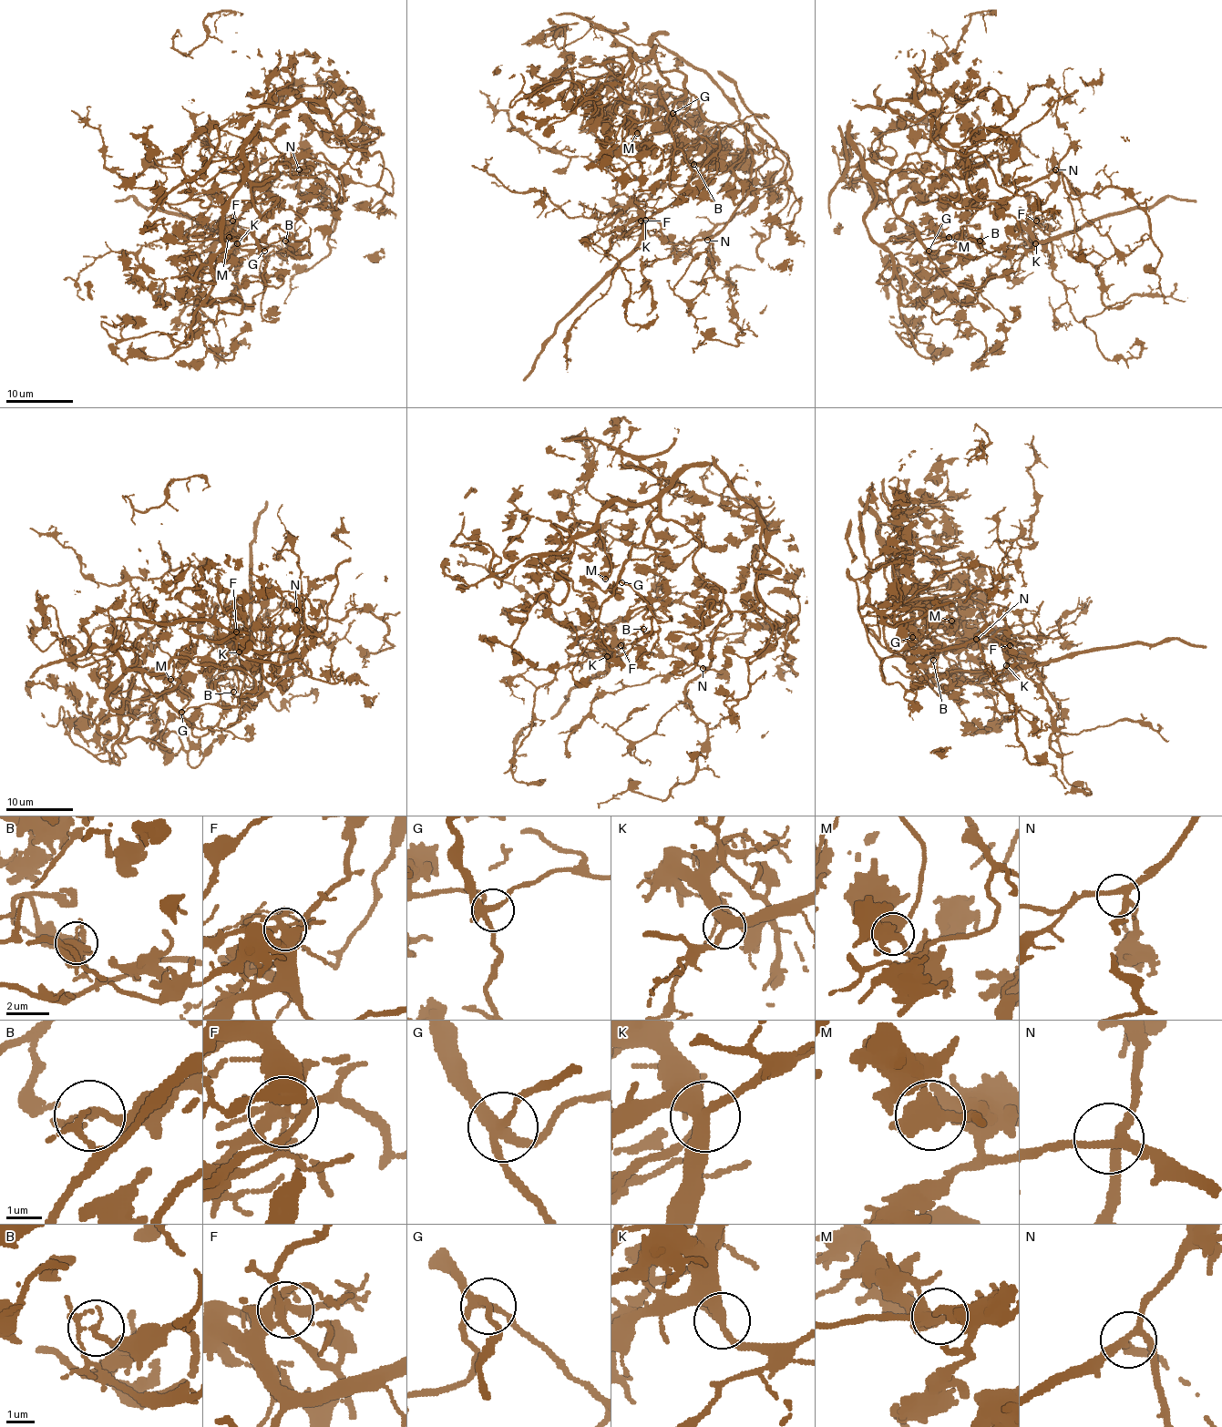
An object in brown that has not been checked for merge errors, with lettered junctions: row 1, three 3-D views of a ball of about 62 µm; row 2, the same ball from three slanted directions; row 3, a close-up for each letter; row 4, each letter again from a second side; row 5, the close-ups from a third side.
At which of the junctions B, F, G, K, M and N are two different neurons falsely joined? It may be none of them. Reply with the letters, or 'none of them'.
B, F

